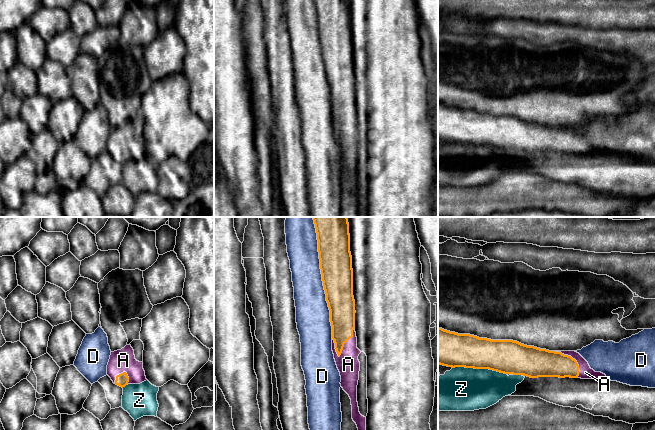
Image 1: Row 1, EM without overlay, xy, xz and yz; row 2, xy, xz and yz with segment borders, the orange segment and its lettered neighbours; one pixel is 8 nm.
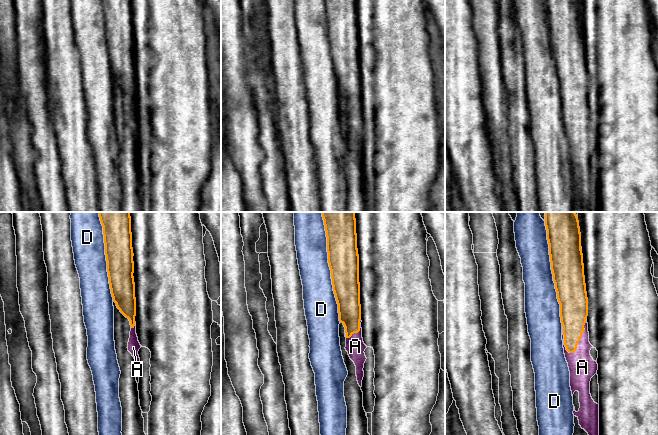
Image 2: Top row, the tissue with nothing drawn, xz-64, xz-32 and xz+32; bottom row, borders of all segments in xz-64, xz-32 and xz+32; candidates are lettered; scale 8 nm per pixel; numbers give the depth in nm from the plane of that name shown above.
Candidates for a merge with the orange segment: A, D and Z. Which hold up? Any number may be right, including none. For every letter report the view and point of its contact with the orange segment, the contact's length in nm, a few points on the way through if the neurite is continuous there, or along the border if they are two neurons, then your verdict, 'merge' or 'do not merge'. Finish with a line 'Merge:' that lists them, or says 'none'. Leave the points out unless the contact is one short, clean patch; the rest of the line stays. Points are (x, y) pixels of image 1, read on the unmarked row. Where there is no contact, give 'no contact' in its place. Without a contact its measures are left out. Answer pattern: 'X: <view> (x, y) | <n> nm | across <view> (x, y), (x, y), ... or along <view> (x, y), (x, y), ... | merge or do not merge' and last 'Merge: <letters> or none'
A: xz (346, 117) | 280 nm | merge
D: xz (322, 56) | 950 nm | do not merge
Z: yz (479, 144) | 440 nm | do not merge
Merge: A

